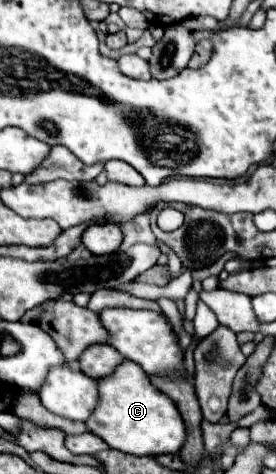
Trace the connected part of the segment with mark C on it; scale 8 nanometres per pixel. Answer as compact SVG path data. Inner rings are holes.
M124 360L118 368L98 380L98 408L86 420L88 432L100 436L110 448L134 454L134 456L160 456L160 454L176 454L182 448L182 440L186 440L182 418L178 416L178 408L174 402L158 392L146 376L138 368L138 364L130 364Z

